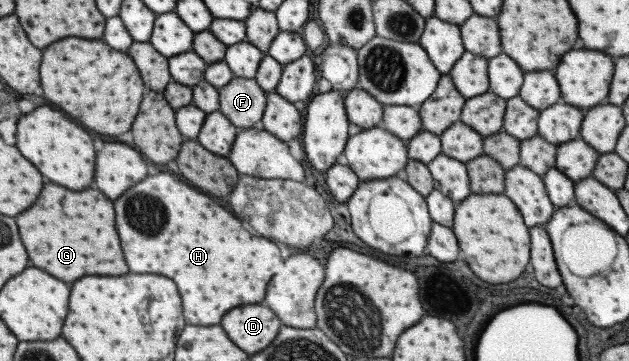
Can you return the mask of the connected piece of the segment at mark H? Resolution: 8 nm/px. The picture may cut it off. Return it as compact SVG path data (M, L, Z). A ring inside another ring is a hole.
M171 174L147 176L127 192L123 192L115 202L115 228L121 240L121 250L129 272L135 274L163 274L171 278L179 290L183 316L187 324L193 326L211 326L219 324L225 310L231 310L239 304L255 304L263 300L265 286L275 274L275 268L283 264L279 250L273 242L265 238L251 236L241 228L239 220L233 218L227 210L215 204L211 198L195 192L187 184L175 180Z

